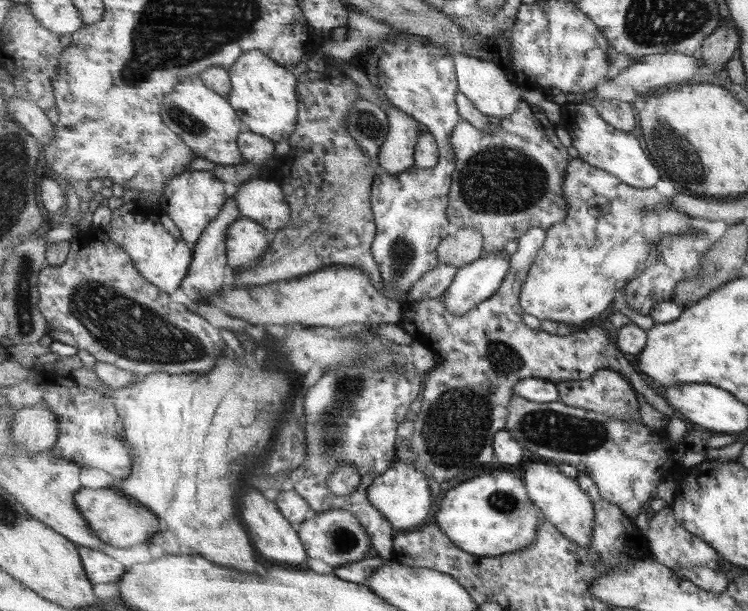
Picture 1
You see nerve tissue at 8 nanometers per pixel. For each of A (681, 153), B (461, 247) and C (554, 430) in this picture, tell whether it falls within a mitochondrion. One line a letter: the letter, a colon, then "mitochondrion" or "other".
A: mitochondrion
B: other
C: mitochondrion

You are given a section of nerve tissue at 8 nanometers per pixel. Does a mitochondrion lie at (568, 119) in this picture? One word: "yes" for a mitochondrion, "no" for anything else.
no

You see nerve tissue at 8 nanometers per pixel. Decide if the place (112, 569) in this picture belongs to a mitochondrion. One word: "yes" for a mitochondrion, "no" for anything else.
no

